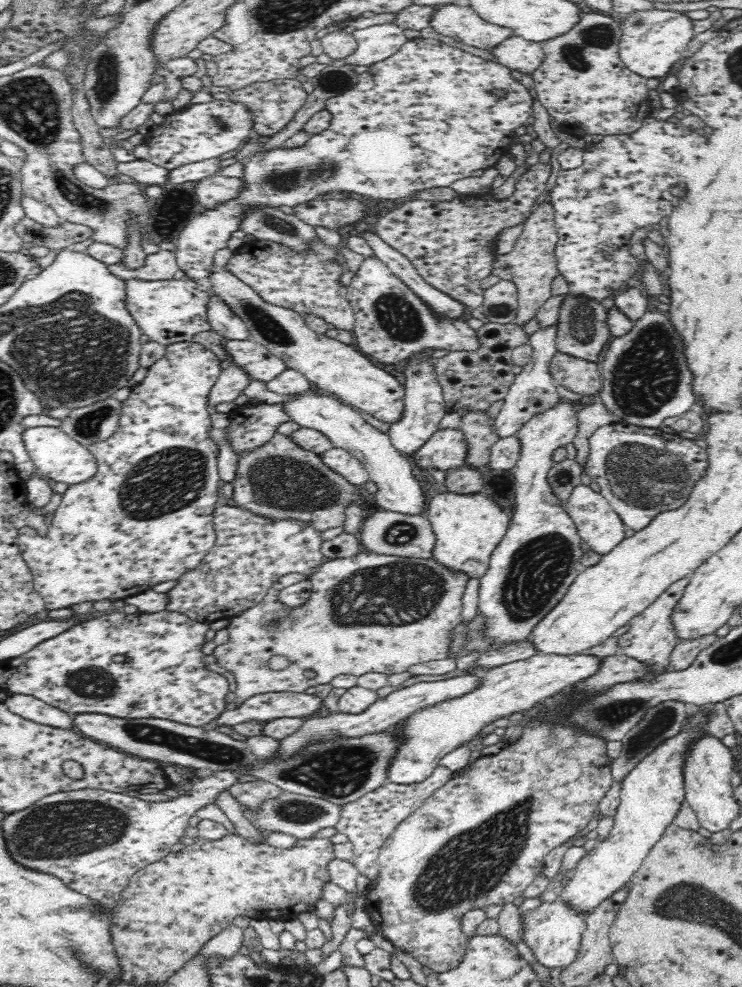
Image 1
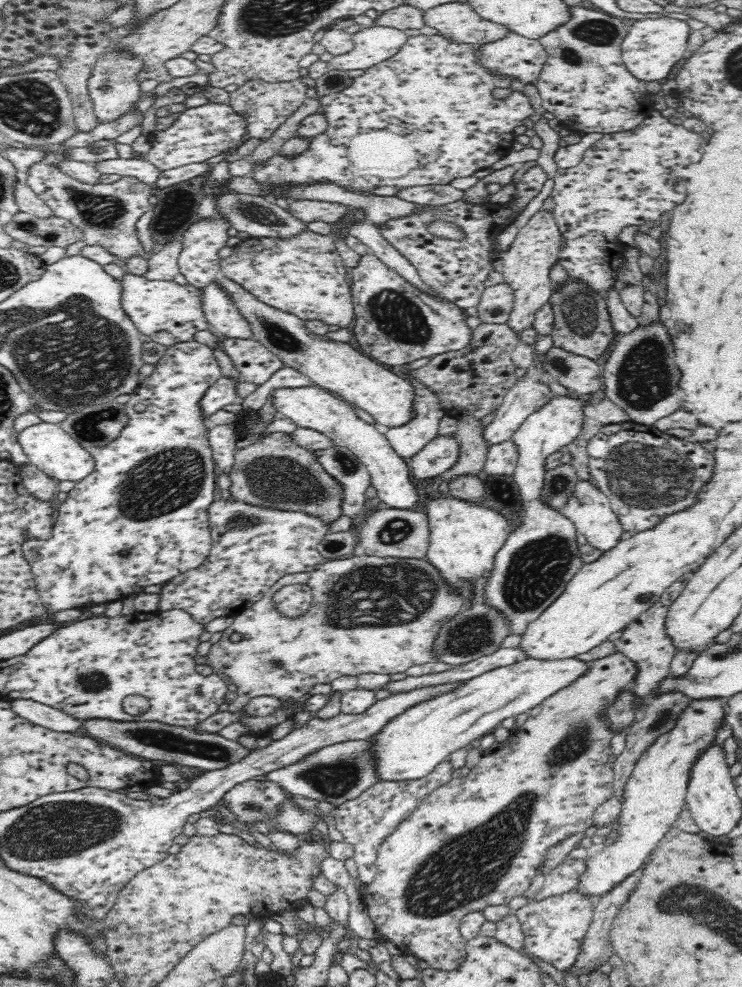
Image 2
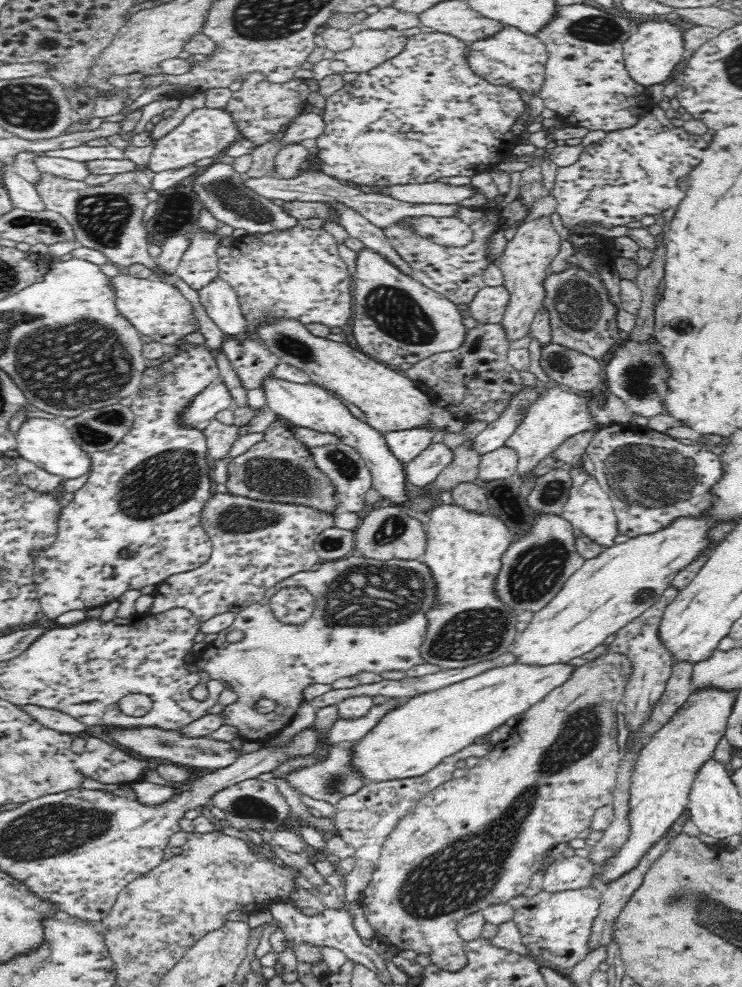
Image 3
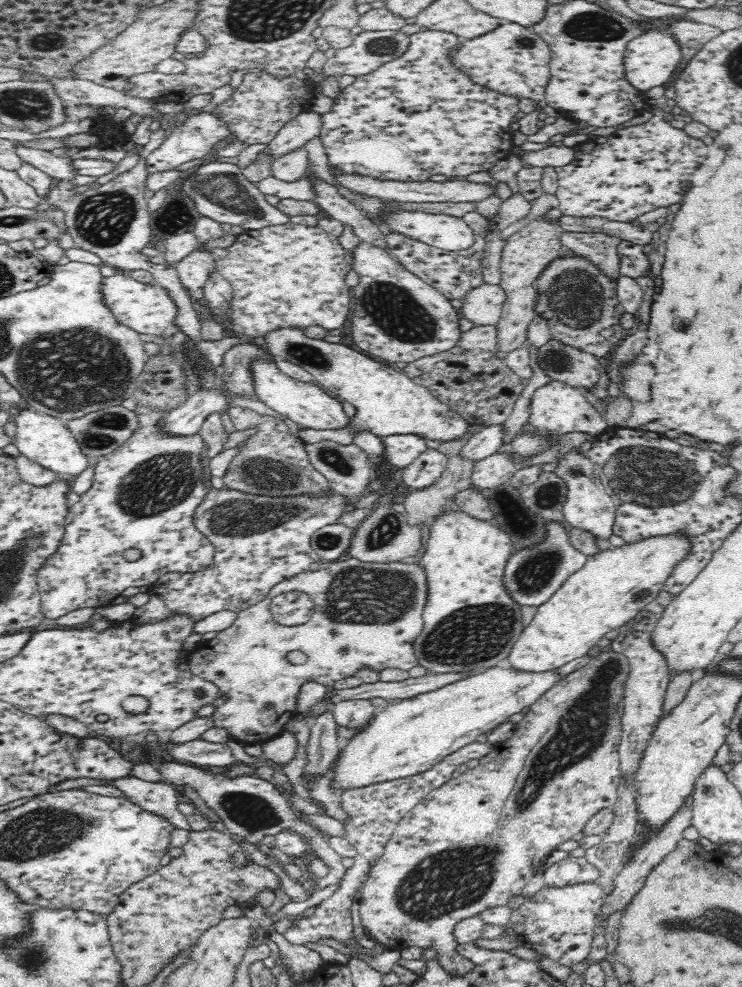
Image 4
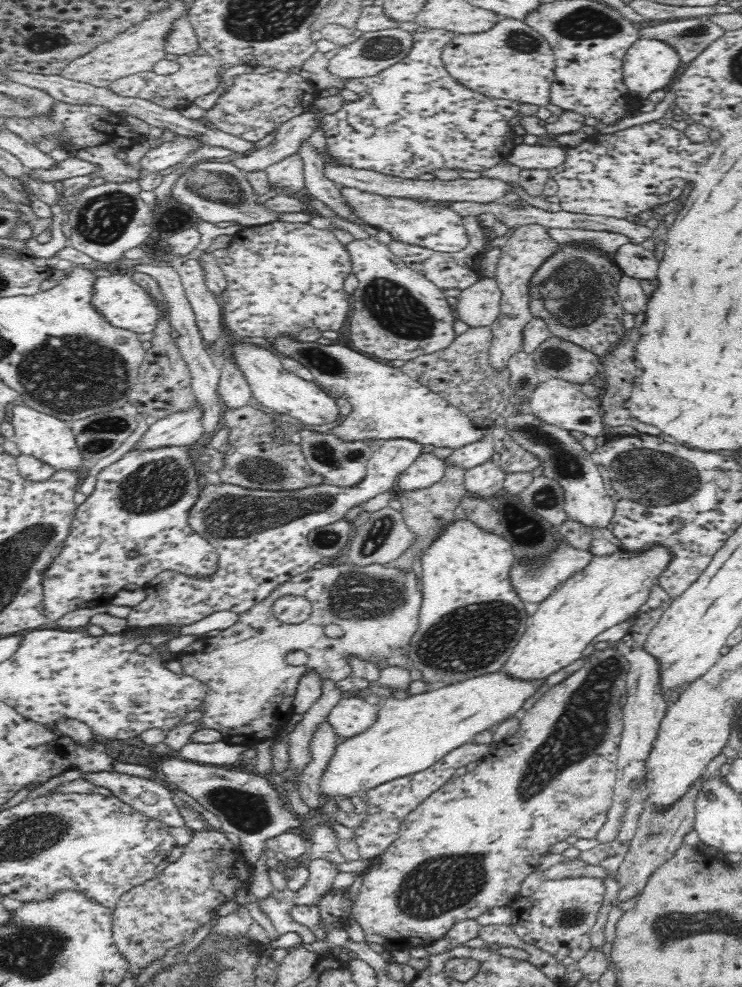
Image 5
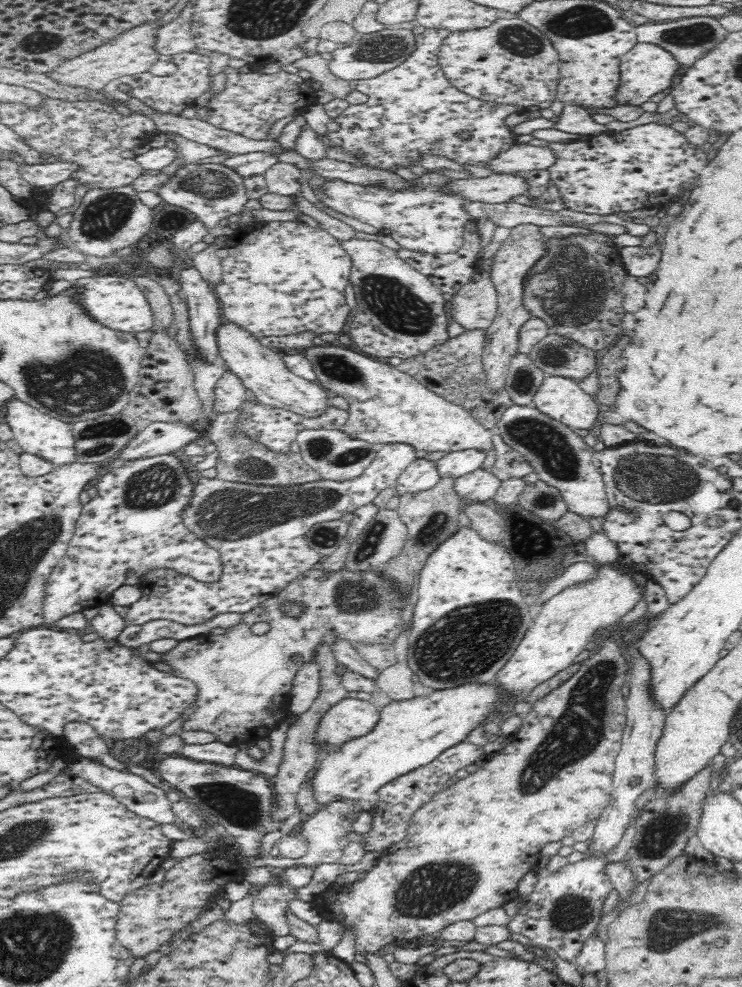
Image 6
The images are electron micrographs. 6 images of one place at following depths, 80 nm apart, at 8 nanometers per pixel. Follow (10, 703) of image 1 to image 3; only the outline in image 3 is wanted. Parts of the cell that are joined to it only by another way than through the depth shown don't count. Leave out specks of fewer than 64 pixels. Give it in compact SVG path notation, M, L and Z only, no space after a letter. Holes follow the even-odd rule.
M26 705L21 709L25 710L32 718L35 718L42 726L62 734L75 736L84 732L87 727L77 718L59 710L42 708L36 705Z

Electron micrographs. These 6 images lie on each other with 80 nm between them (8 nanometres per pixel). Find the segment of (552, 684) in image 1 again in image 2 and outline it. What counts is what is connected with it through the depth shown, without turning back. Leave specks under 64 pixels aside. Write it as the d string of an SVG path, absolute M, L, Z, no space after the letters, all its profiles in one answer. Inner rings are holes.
M576 657L562 660L526 658L510 666L484 671L458 683L450 692L410 706L368 738L366 751L374 761L377 780L424 778L453 752L469 749L472 740L485 740L506 718L530 711L560 688L572 684L586 672L586 664Z

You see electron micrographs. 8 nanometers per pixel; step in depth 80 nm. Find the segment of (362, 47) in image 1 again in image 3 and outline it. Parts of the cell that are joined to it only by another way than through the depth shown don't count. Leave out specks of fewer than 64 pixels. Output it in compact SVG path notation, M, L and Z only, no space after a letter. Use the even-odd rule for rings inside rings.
M364 28L353 34L353 45L336 52L328 62L330 74L341 76L348 72L360 74L398 56L403 51L407 37L394 29L370 30Z

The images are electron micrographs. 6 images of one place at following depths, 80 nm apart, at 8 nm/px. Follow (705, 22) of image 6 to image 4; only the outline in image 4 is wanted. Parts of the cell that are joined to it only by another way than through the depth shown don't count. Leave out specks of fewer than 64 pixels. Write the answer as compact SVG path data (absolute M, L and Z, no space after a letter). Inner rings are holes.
M683 18L668 24L664 31L670 33L680 45L680 52L686 61L694 58L704 44L722 32L715 26Z

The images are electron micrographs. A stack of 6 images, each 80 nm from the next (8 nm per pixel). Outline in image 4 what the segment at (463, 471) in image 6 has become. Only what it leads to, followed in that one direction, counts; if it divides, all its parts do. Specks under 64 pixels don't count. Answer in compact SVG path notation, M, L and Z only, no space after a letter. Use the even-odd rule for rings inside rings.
M502 425L484 426L481 431L469 438L458 455L462 459L477 463L479 460L496 454L500 445L502 445Z

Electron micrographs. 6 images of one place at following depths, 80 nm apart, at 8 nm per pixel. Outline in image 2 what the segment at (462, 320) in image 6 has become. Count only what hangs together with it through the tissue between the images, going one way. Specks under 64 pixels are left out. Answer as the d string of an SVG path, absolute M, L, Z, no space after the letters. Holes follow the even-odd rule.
M506 283L484 288L478 302L477 317L482 323L504 324L512 310L513 290Z

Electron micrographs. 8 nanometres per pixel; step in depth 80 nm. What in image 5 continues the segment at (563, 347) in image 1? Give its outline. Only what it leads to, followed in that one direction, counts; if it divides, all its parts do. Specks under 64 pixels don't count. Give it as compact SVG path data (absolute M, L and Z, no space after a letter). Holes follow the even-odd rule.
M591 242L558 244L558 250L546 258L537 269L528 288L528 308L534 317L546 321L551 335L572 342L599 358L620 342L626 334L622 323L625 313L619 294L620 279L624 276L615 257L607 256Z

